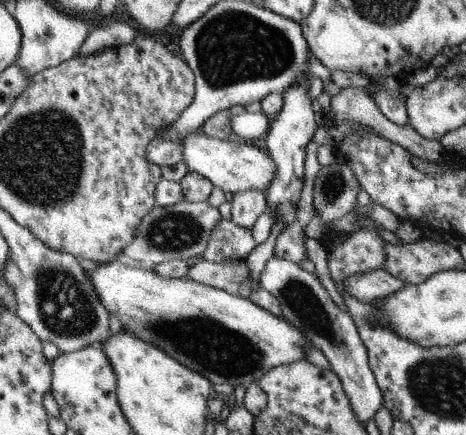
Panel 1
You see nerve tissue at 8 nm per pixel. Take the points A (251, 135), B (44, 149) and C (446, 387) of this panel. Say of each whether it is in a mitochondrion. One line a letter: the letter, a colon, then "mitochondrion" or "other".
A: other
B: mitochondrion
C: mitochondrion

